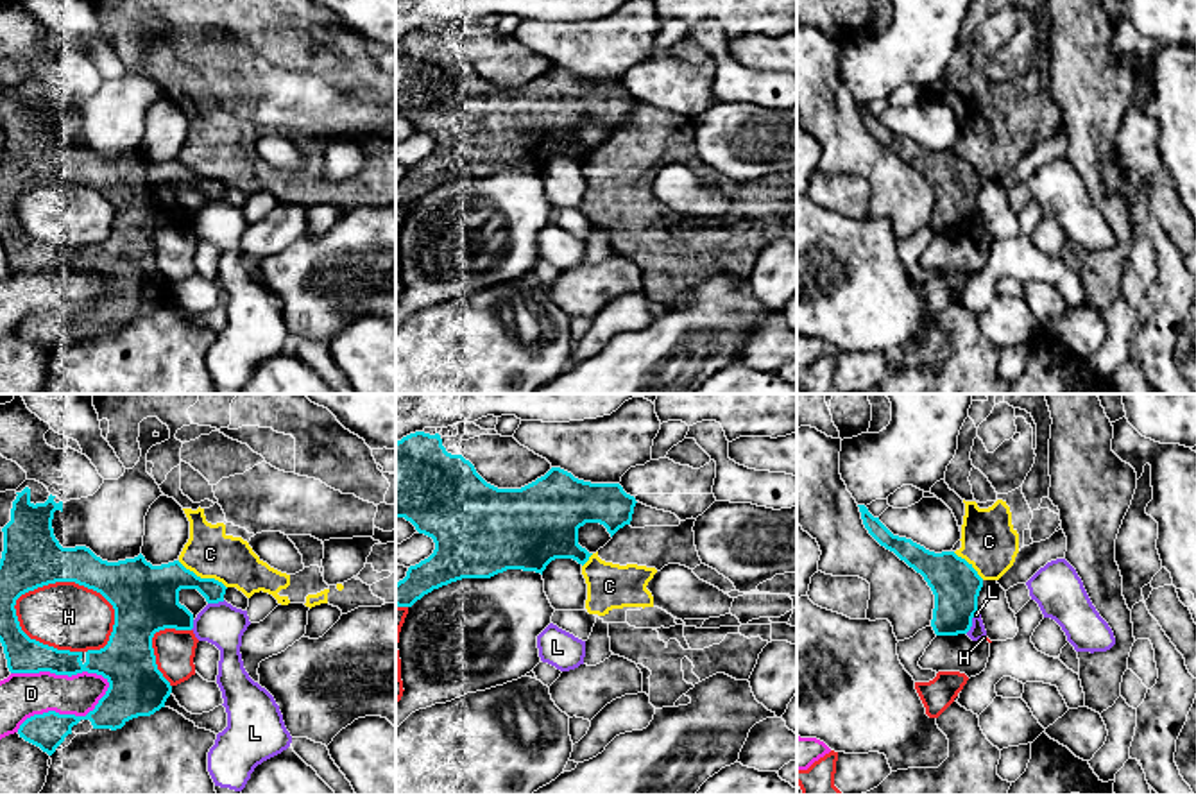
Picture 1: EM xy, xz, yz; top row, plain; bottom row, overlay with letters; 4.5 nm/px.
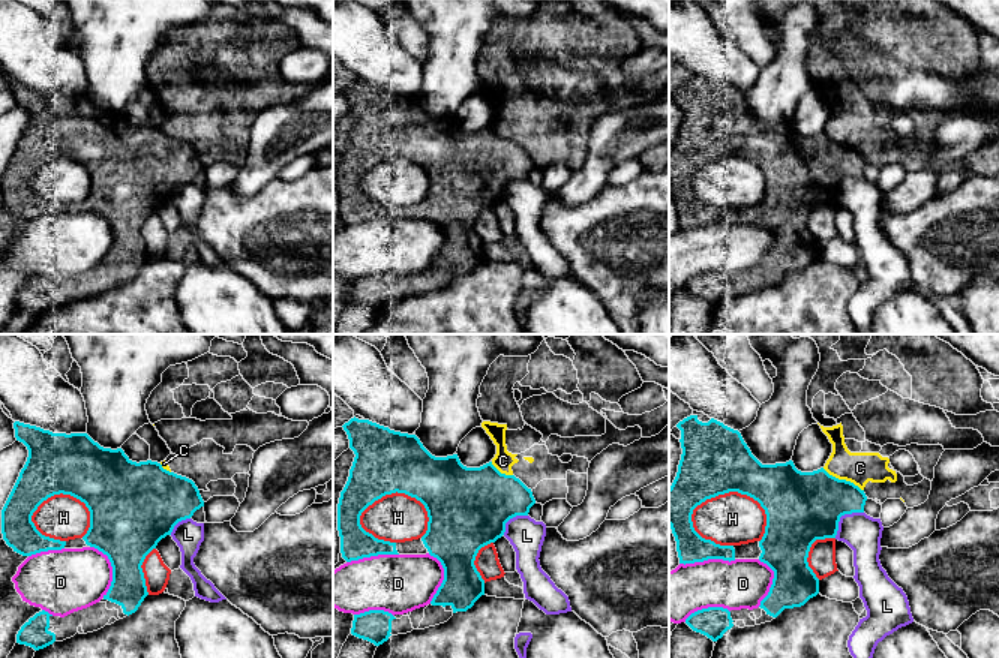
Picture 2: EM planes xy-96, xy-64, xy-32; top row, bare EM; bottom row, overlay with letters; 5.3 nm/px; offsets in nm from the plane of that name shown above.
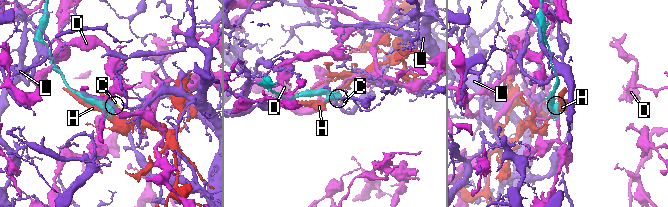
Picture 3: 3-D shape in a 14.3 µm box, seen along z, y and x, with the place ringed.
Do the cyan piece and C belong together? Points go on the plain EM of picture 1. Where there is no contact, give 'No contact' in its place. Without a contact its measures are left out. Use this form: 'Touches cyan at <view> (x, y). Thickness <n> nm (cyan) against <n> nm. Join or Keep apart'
Touches cyan at xy (203, 178). Thickness 260 nm (cyan) against 220 nm. Keep apart

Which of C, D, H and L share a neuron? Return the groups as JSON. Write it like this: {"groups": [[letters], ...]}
{"groups": [["C"], ["D"], ["H"], ["L"]]}

